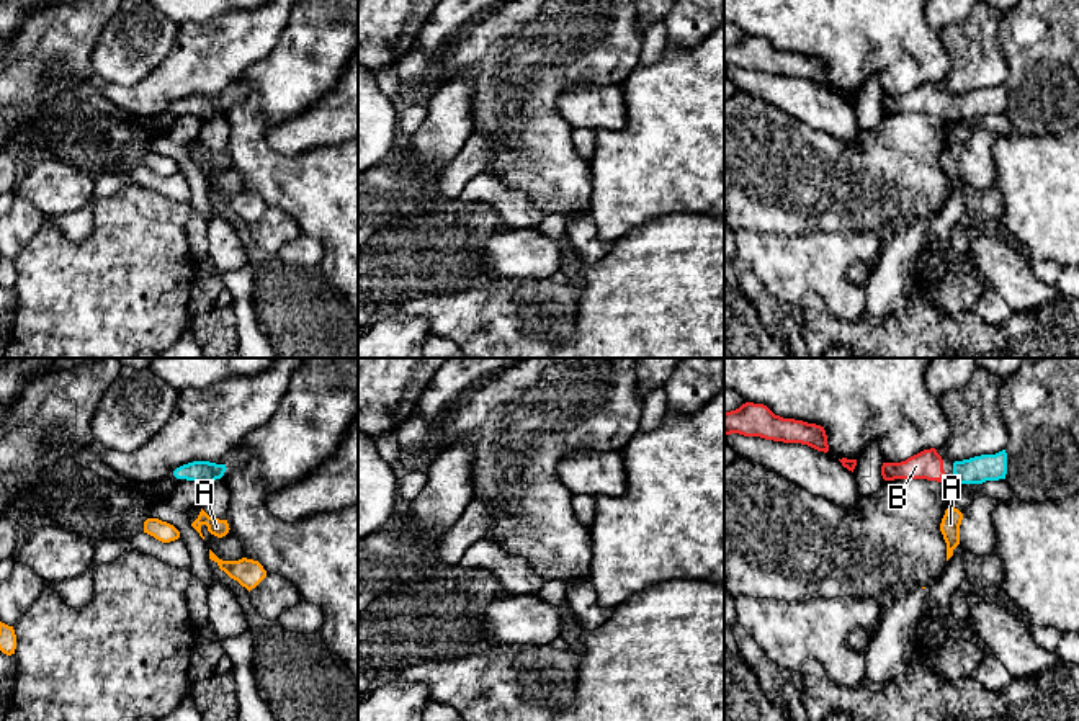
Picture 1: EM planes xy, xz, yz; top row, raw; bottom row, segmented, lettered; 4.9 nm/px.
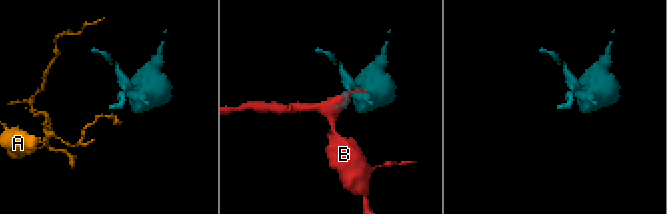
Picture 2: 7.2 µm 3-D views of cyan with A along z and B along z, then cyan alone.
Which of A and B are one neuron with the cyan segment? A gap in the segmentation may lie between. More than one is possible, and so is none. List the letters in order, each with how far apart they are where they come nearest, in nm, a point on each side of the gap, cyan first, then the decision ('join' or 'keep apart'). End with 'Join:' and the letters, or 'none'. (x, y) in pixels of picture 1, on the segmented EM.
A: 120 nm | yz (958, 483), (950, 506) | keep apart
B: 50 nm | yz (953, 471), (944, 471) | join
Join: B

